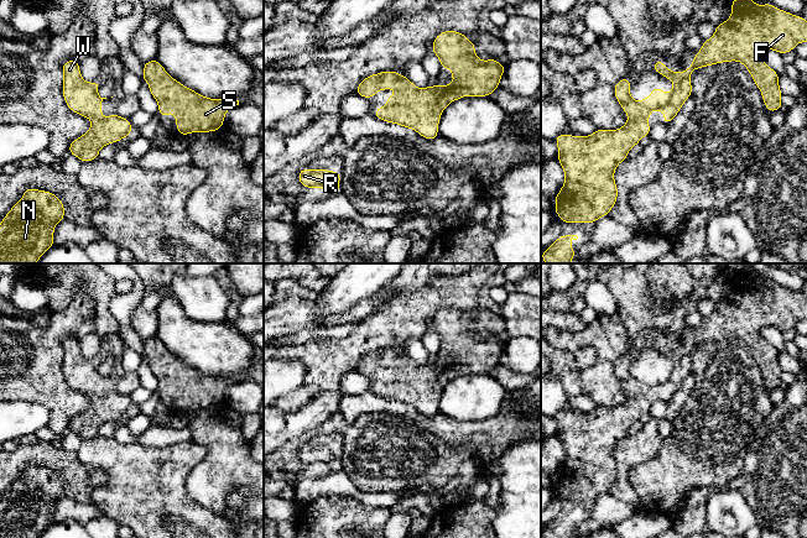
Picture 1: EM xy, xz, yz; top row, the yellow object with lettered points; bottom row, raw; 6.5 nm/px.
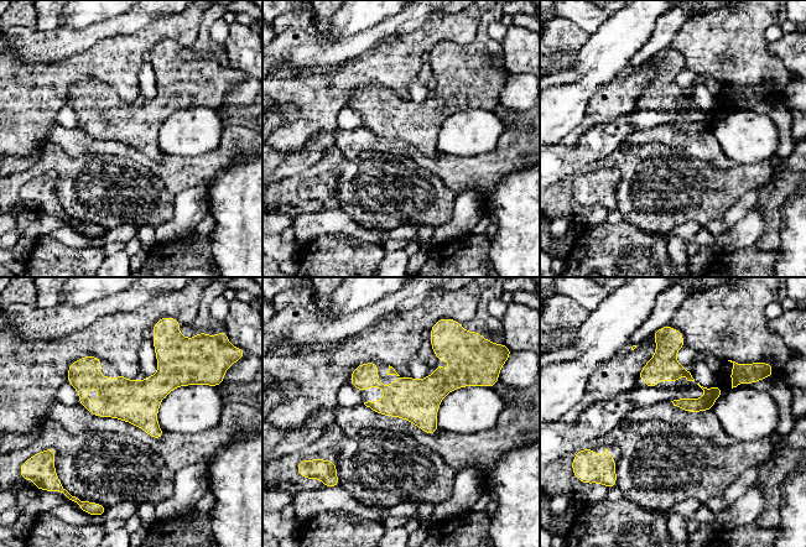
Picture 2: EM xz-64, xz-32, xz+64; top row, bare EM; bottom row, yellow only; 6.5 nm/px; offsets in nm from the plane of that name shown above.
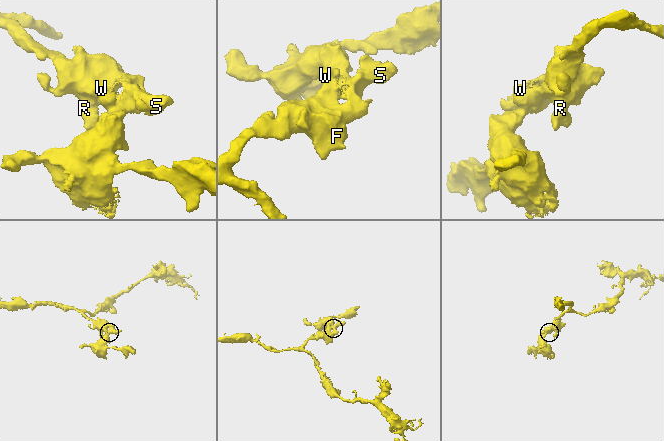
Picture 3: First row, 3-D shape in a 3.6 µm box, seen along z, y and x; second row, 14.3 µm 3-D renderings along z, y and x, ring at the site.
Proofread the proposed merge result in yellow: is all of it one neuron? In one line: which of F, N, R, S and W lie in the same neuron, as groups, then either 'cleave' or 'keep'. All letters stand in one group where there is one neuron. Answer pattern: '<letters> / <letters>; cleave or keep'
F N R S W; keep

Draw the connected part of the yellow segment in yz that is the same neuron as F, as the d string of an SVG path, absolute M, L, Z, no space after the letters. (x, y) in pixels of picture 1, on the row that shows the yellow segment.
M731 0L730 17L715 26L714 35L703 41L702 48L694 54L692 64L682 73L672 72L666 63L656 61L652 63L654 70L672 80L672 92L666 94L658 87L652 88L652 93L640 101L630 96L631 82L621 78L614 87L615 99L621 109L629 115L628 122L616 130L597 129L589 136L573 136L567 134L558 135L555 141L558 147L557 158L564 172L564 184L555 197L555 211L566 223L592 223L600 216L605 216L613 209L618 199L618 187L614 179L614 172L618 164L628 160L628 152L644 136L650 134L651 126L646 121L651 119L650 110L663 111L663 124L668 125L678 114L684 101L692 95L691 73L694 69L703 68L723 62L736 61L743 63L754 79L754 83L761 92L764 104L770 113L780 110L781 89L779 87L780 75L770 68L761 58L766 49L774 49L781 54L793 51L796 45L807 42L807 20L802 16L792 15L780 10L769 2L759 6L753 0Z

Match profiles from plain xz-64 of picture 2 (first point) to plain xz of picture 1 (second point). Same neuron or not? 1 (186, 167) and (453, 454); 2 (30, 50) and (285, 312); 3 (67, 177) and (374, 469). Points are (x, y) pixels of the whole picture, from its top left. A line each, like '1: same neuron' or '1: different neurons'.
1: different neurons
2: same neuron
3: same neuron

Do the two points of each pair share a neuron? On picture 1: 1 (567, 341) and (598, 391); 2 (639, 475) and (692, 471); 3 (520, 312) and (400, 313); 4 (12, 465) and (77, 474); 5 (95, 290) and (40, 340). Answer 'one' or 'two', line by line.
1: one
2: one
3: two
4: one
5: two

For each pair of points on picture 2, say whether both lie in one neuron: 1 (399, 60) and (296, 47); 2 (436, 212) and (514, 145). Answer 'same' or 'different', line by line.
1: different
2: different

